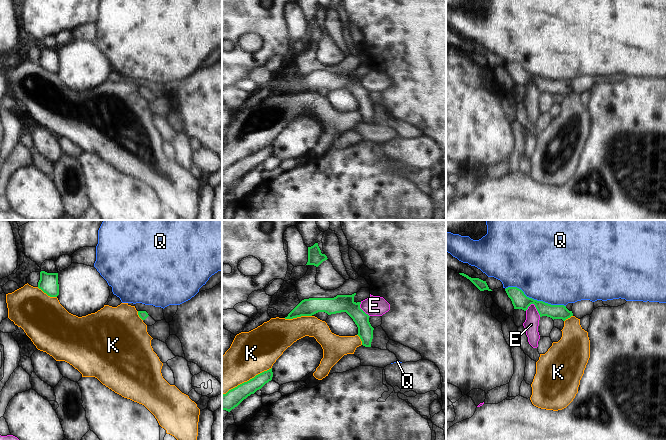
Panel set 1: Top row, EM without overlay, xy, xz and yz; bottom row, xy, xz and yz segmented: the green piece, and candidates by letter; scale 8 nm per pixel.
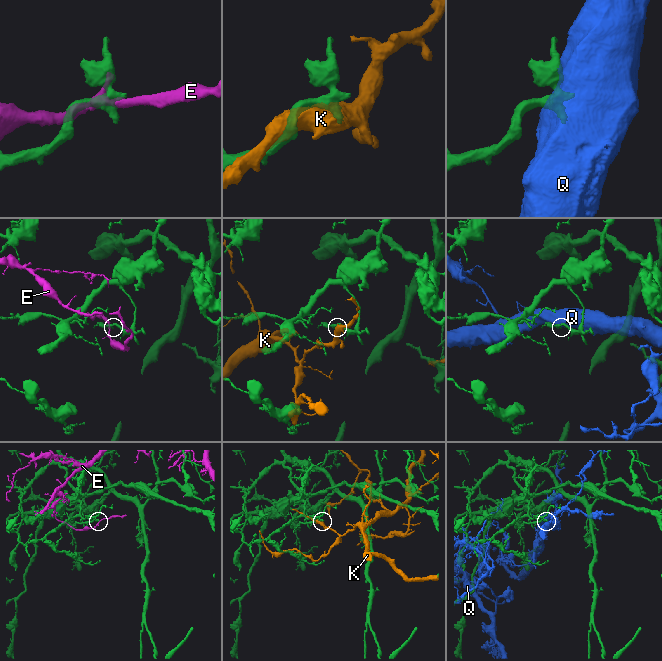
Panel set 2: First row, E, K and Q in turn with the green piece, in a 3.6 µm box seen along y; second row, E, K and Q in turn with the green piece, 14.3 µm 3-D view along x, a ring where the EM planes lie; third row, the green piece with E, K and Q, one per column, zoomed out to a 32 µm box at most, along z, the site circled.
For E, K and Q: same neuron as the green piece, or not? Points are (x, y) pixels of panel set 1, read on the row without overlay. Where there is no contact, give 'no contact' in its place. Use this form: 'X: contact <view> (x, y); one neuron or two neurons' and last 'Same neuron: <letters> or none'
E: contact yz (535, 82); two neurons
K: contact xz (247, 157); two neurons
Q: contact yz (535, 76); two neurons
Same neuron: none

